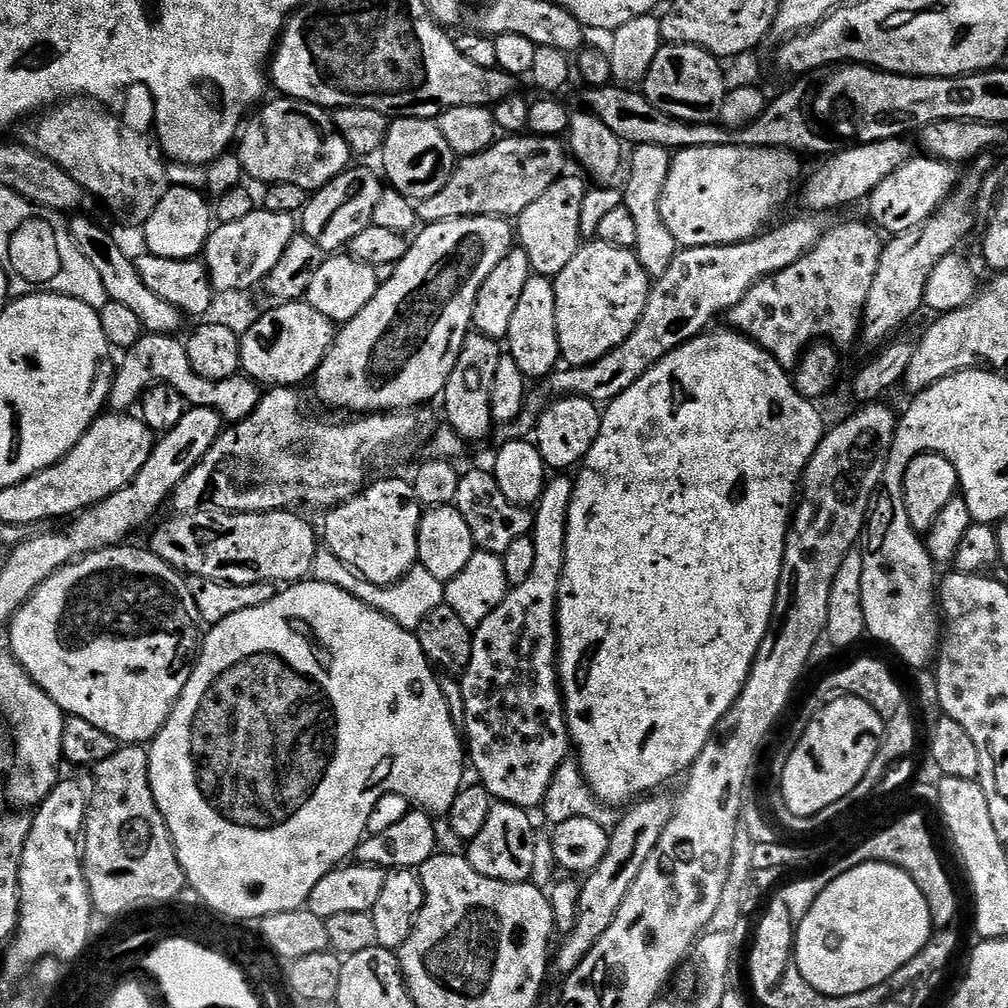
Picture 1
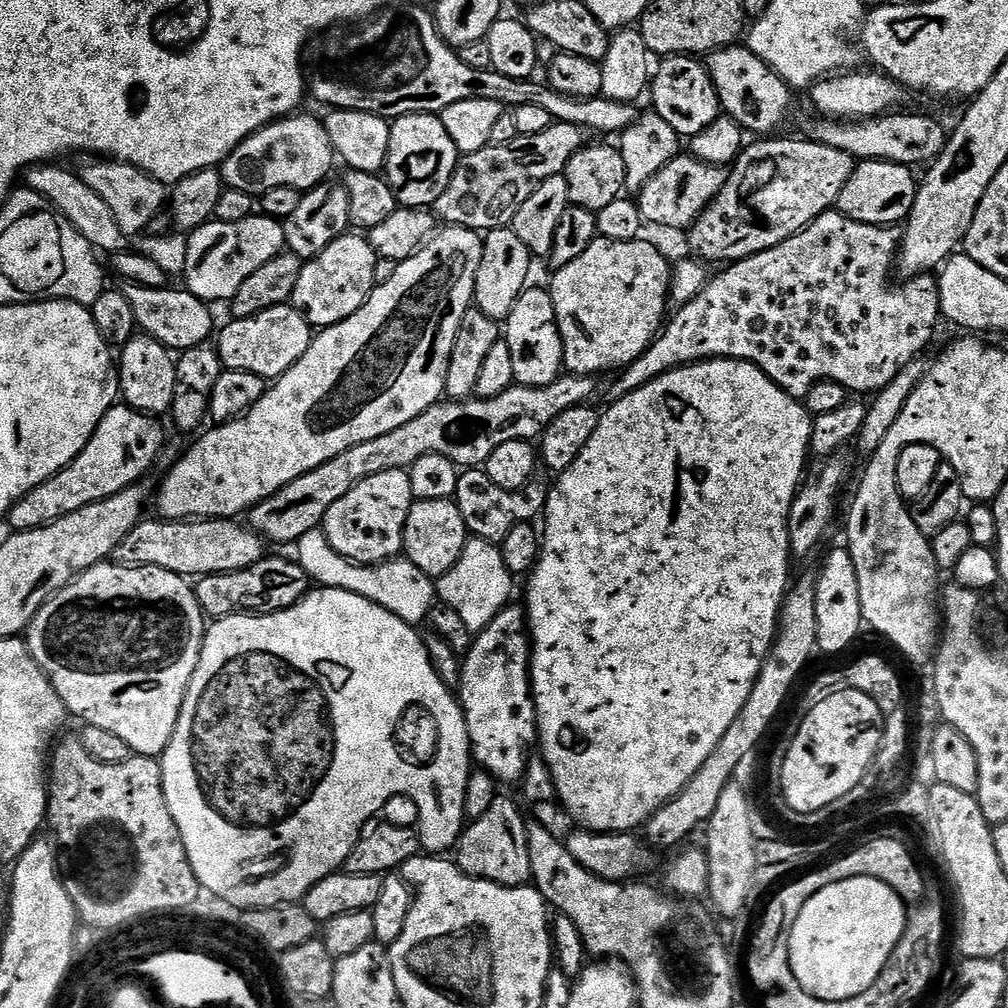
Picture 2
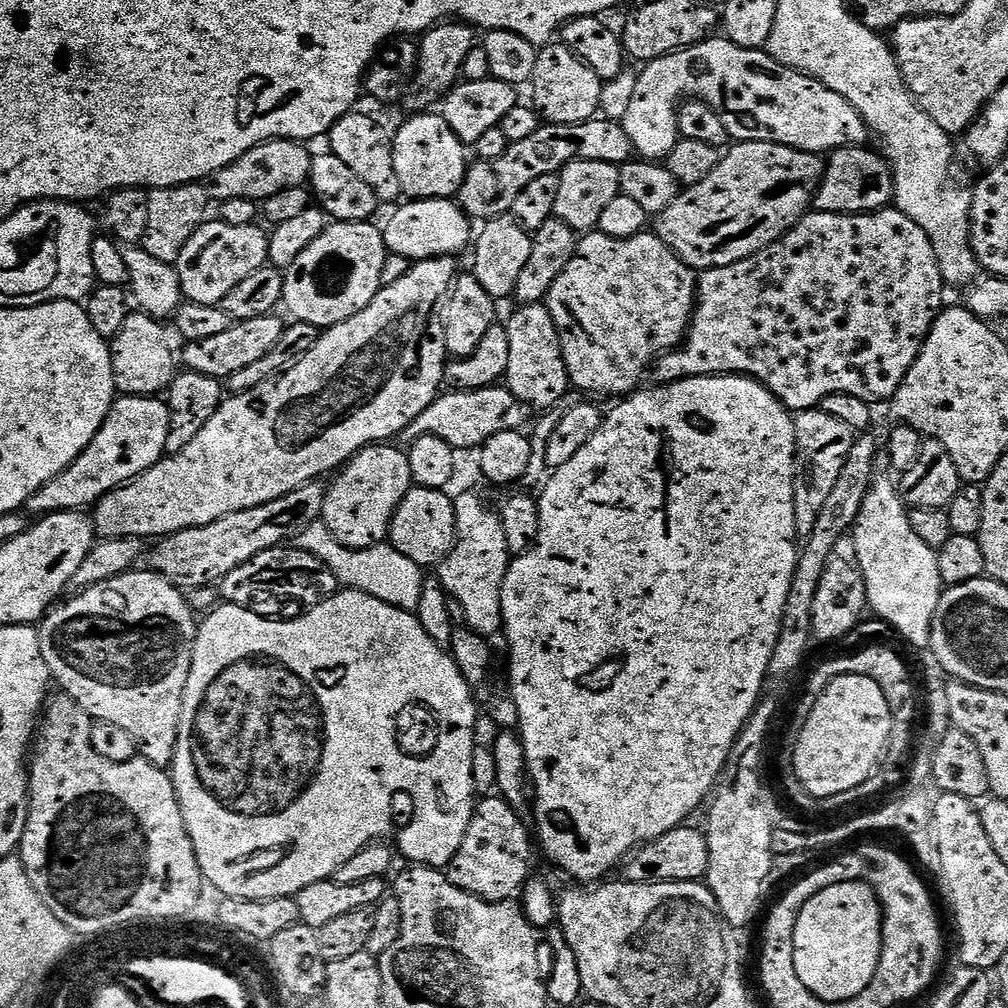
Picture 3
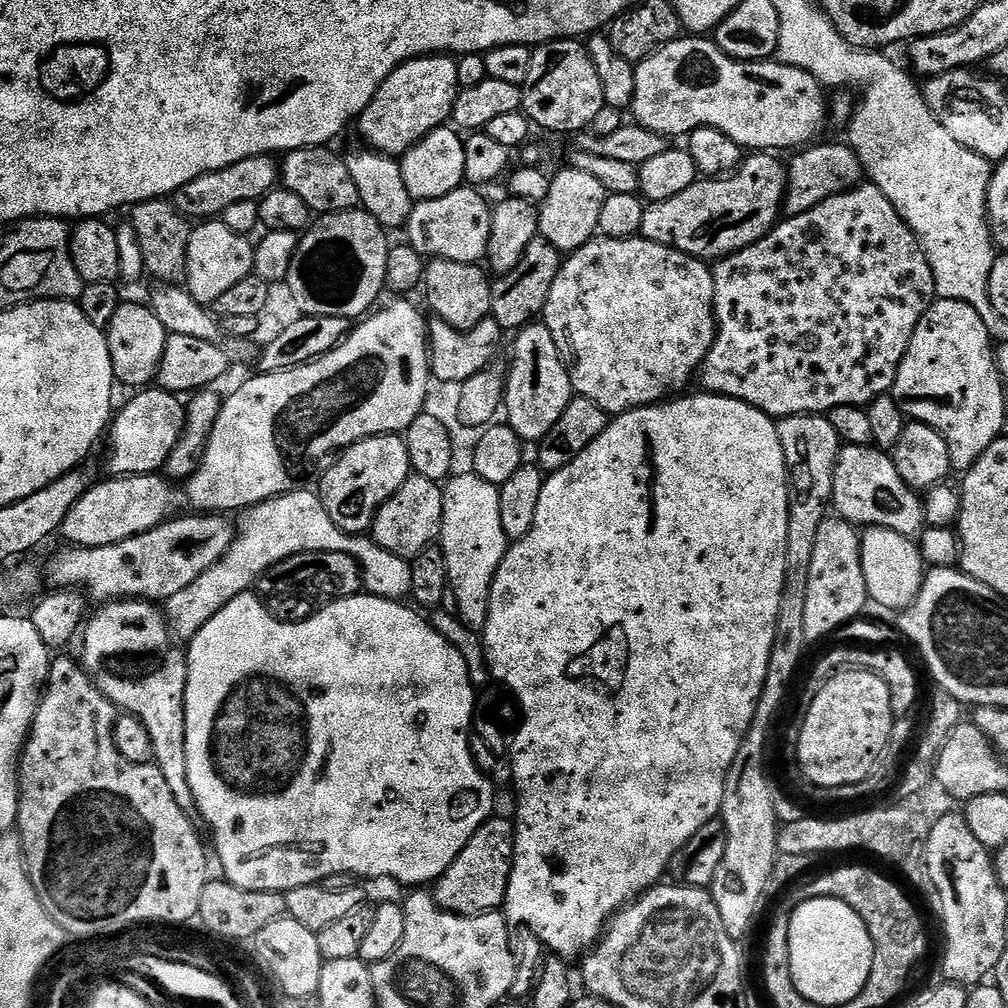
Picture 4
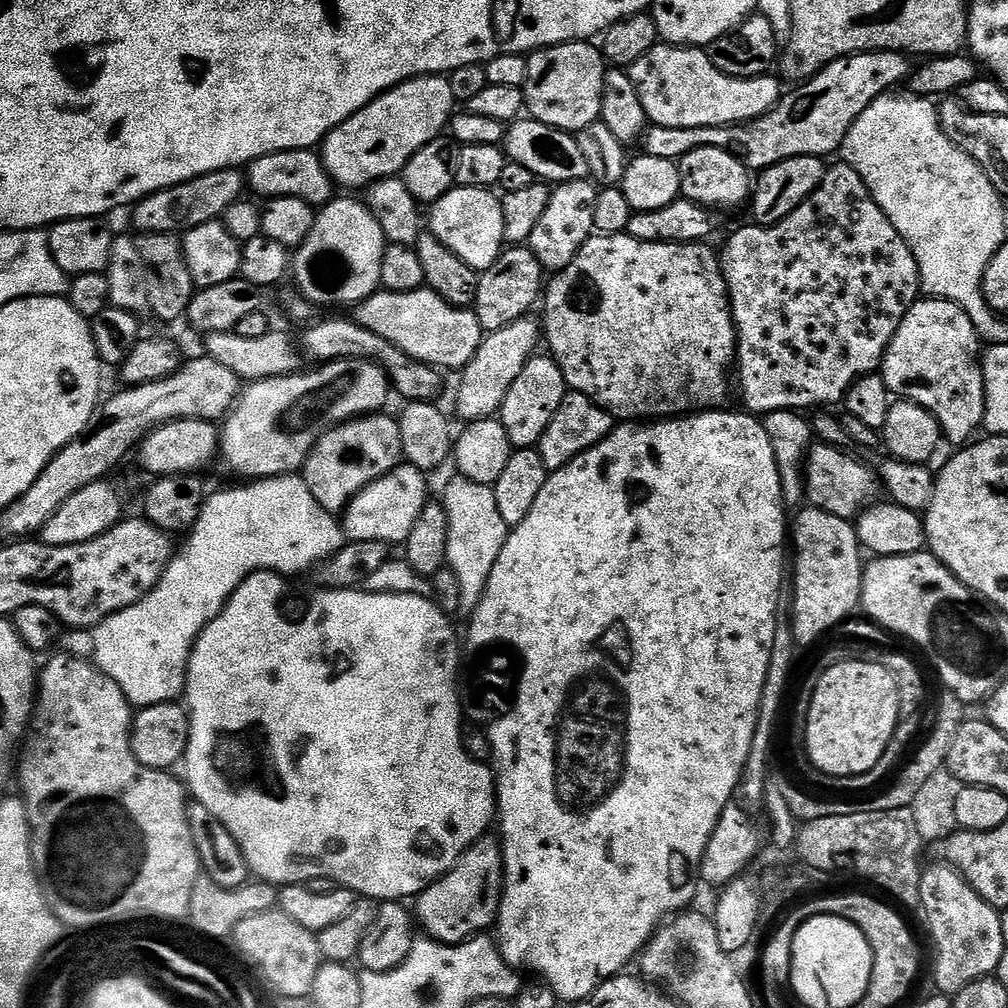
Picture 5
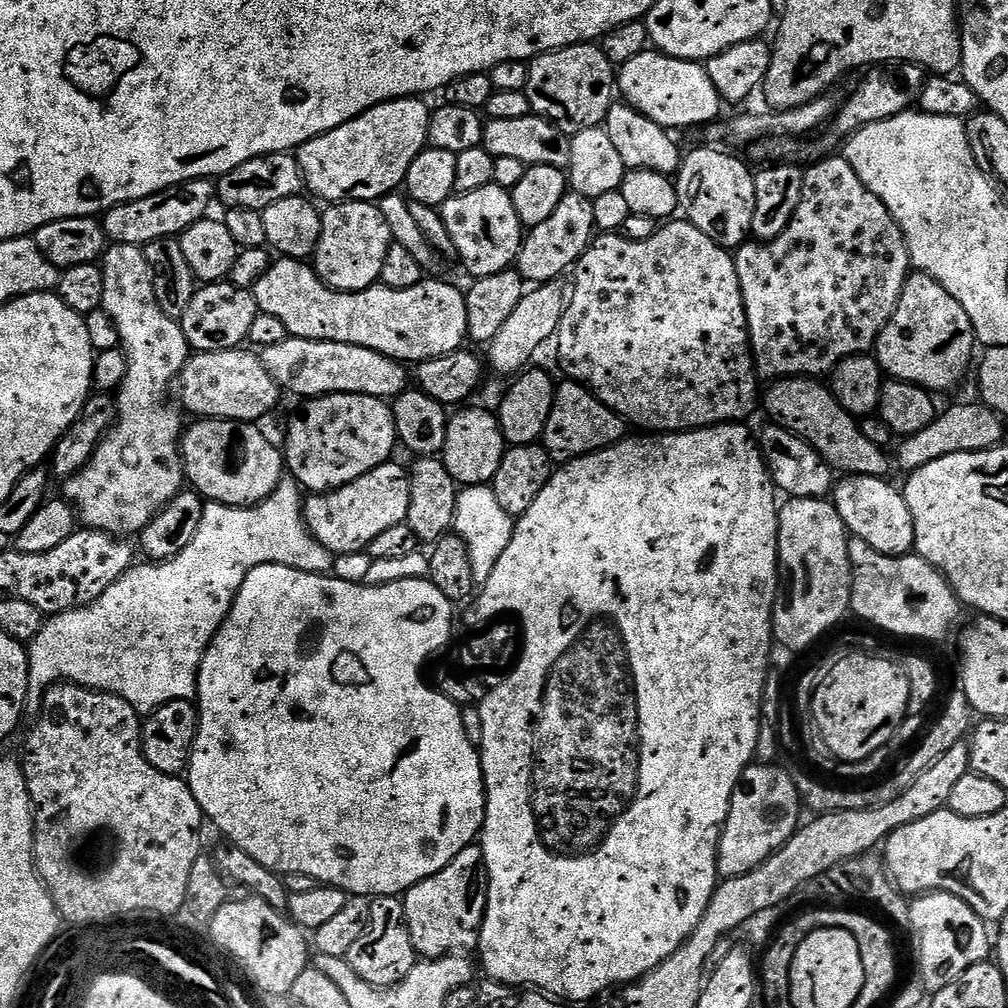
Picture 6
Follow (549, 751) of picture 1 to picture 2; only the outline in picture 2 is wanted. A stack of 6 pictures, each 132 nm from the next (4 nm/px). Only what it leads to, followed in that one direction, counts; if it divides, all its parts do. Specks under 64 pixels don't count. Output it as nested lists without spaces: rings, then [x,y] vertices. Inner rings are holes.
[[[516,602],[509,603],[500,611],[498,618],[490,622],[490,626],[475,633],[462,660],[458,699],[464,708],[473,761],[501,785],[519,785],[538,744],[536,700],[532,696],[532,638],[528,634],[528,613],[521,605],[519,608]]]

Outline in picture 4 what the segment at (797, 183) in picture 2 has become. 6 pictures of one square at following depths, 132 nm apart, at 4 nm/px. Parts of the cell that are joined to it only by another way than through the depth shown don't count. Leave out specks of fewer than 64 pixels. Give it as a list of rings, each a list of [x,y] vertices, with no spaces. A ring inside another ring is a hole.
[[[749,155],[729,175],[697,179],[682,194],[674,194],[666,202],[649,203],[642,214],[640,235],[705,262],[722,260],[758,243],[781,219],[784,188],[788,185],[785,165],[772,156]]]

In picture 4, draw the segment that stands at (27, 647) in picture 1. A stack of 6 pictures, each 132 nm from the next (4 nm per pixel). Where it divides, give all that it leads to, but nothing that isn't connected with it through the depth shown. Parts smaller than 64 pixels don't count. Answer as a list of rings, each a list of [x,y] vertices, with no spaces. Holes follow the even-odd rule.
[[[113,600],[104,602],[99,605],[100,608],[96,613],[89,615],[82,625],[82,631],[79,633],[78,642],[80,640],[80,656],[78,655],[78,664],[85,676],[95,684],[96,689],[102,693],[106,699],[115,704],[121,713],[129,716],[136,716],[140,719],[142,726],[146,728],[146,734],[150,736],[152,743],[152,758],[157,768],[159,768],[162,778],[166,778],[166,786],[170,786],[170,794],[174,794],[174,802],[178,802],[178,806],[182,806],[182,810],[189,814],[196,812],[196,799],[190,790],[188,775],[186,774],[186,718],[184,717],[184,691],[186,690],[186,682],[188,681],[188,657],[185,649],[174,639],[172,630],[168,626],[168,622],[163,611],[160,612],[155,603],[146,600]]]

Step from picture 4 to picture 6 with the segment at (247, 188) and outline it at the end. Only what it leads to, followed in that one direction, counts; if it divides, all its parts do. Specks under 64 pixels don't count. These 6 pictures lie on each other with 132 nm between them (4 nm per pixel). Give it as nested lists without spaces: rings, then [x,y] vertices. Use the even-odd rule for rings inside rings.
[[[211,179],[188,180],[184,184],[176,184],[161,192],[150,194],[146,198],[131,200],[119,204],[103,213],[102,223],[104,232],[112,244],[138,244],[145,245],[158,238],[167,236],[176,238],[186,231],[194,222],[205,219],[209,215],[208,207],[212,200],[217,199],[216,185]]]

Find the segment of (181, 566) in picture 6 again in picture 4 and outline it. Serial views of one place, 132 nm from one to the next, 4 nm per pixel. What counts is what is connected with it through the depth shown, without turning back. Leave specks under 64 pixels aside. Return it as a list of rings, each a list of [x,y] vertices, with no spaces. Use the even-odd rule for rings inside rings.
[[[301,490],[275,496],[252,508],[243,509],[239,513],[238,519],[240,521],[236,520],[234,524],[232,544],[225,550],[224,556],[216,564],[210,566],[204,574],[194,578],[194,582],[190,582],[190,586],[186,586],[184,590],[178,590],[178,594],[174,594],[166,602],[166,619],[172,630],[172,635],[177,641],[191,641],[192,637],[198,634],[198,630],[202,630],[202,626],[206,626],[206,622],[210,622],[210,618],[214,618],[214,614],[218,614],[218,610],[222,610],[234,598],[249,591],[259,581],[260,575],[266,570],[270,570],[270,566],[303,552],[350,554],[364,569],[364,588],[369,596],[380,596],[384,600],[403,601],[411,593],[411,563],[403,560],[398,554],[390,554],[390,550],[382,550],[382,546],[378,546],[376,541],[367,535],[355,536],[349,532],[338,530],[338,526],[334,526],[334,522],[330,522],[330,514],[326,514],[326,506],[315,491]]]

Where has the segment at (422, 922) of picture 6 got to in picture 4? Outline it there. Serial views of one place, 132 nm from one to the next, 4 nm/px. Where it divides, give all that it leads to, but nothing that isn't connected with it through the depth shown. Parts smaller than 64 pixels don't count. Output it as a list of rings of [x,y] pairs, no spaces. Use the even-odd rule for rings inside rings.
[[[499,814],[478,826],[474,838],[466,842],[462,854],[458,854],[458,858],[454,858],[452,865],[435,881],[434,895],[438,906],[459,916],[477,916],[503,909],[512,873],[515,839],[513,821],[503,820]]]

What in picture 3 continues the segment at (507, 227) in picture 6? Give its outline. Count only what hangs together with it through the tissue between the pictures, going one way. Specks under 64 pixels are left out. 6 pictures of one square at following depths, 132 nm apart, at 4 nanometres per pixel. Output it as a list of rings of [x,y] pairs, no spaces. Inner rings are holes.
[[[455,199],[447,200],[408,200],[401,203],[396,213],[388,220],[388,225],[383,225],[384,246],[391,254],[402,254],[410,262],[419,262],[421,260],[434,260],[438,256],[455,257],[456,252],[460,252],[464,247],[471,245],[474,240],[473,221],[460,208]]]

